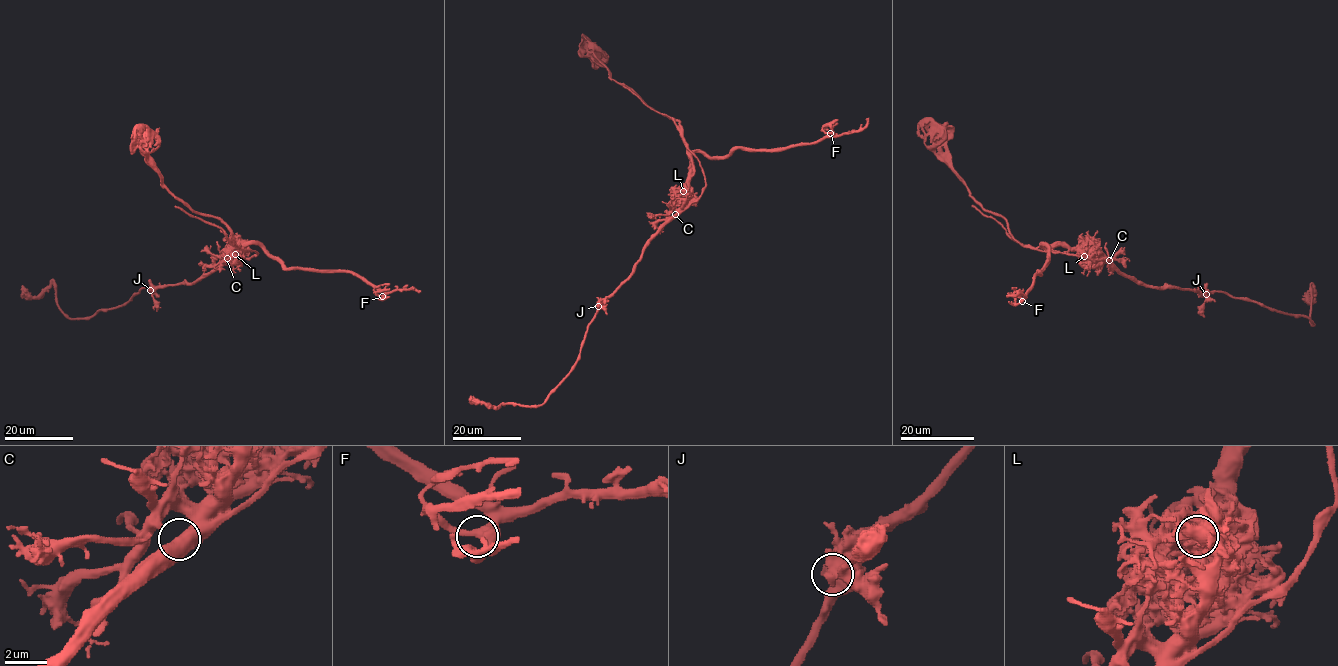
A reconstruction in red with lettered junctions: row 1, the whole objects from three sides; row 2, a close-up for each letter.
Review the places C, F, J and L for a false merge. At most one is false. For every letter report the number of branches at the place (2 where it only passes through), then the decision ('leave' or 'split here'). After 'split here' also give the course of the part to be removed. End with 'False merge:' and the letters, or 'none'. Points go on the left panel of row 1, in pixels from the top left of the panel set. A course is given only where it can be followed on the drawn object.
C: 2 branches meet; leave
F: 3 branches meet; leave
J: 3 branches meet; leave
L: 2 branches meet; split here; foreign part runs (235, 254), (237, 263), (195, 282), (143, 287), (91, 316), (69, 318), (53, 281), (37, 296), (22, 286)
False merge: L

